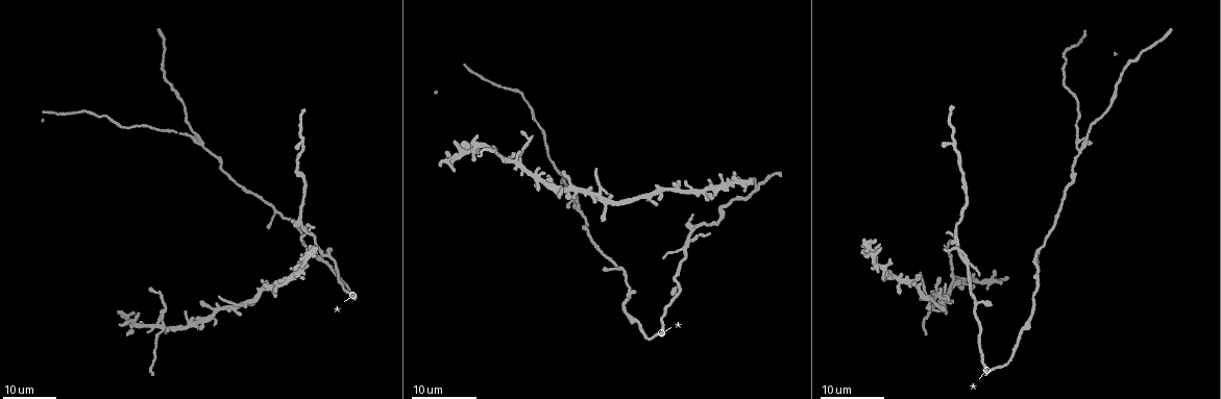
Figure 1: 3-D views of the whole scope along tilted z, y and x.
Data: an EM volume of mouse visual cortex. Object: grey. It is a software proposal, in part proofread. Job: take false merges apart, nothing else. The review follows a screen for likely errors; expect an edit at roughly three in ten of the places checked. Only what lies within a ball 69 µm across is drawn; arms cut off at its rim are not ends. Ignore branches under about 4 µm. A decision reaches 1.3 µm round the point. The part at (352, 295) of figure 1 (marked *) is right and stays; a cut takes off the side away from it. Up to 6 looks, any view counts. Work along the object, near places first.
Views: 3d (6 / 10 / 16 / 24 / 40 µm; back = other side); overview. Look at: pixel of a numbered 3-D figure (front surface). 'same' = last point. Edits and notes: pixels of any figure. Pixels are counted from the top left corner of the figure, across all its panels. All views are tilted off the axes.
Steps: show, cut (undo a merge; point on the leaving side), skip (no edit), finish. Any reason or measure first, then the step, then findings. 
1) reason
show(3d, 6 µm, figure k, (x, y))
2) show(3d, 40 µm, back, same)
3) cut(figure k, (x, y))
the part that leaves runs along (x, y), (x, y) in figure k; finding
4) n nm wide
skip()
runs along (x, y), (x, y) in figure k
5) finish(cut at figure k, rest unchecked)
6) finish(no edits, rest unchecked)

show(3d, 24 µm, figure 1, (1073, 172))

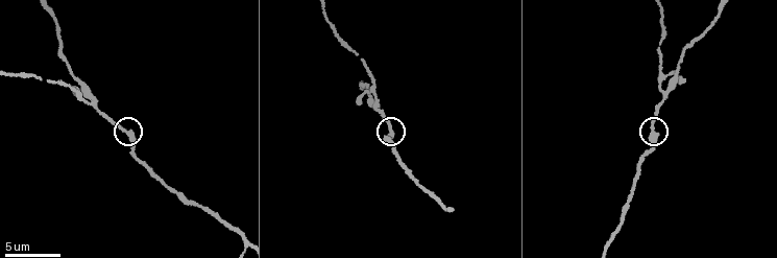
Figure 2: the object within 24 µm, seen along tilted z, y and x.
show(3d, 6 µm, figure 2, (126, 134))

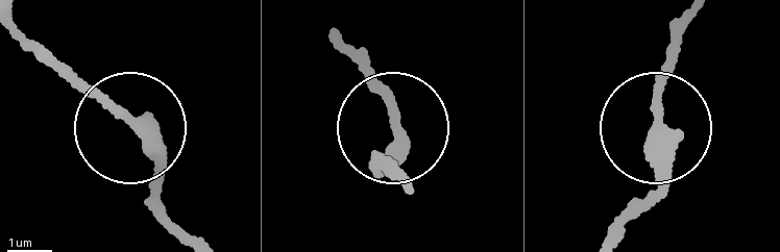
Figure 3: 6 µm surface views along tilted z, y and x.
skip()
runs along (622, 231), (659, 174), (675, 31) in figure 3; continuous, no second neuron

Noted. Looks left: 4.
four-way junction
show(3d, 10 µm, figure 2, (674, 73))

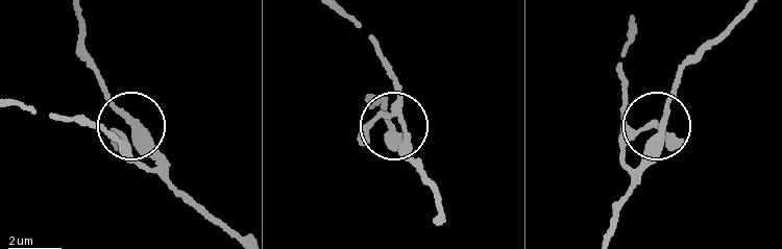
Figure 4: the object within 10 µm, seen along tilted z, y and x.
zoom in
show(3d, 6 µm, figure 4, (395, 131))

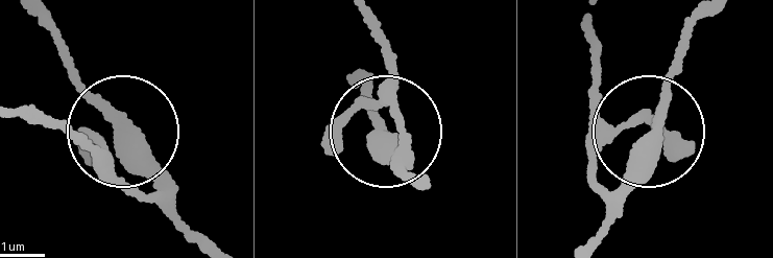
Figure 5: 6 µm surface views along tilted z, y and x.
skip()
runs along (600, 241), (692, 19) in figure 5; all the same neuron

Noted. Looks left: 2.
thin arm on a thick one
show(3d, 24 µm, figure 1, (162, 325))

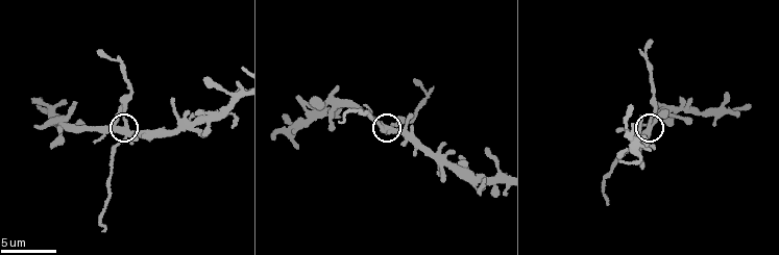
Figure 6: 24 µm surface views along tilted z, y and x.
zoom in
show(3d, 6 µm, figure 6, (127, 128))

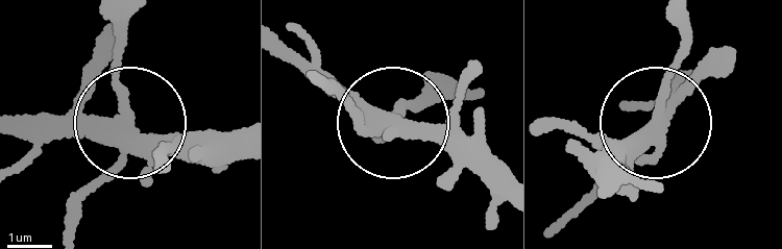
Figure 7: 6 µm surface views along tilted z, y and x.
330 nm wide
cut(figure 7, (94, 191))
the part that leaves runs along (119, 137), (73, 225) in figure 7; a second neuron is stuck on

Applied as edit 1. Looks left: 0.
finish(cut at figure 7, rest unchecked)

